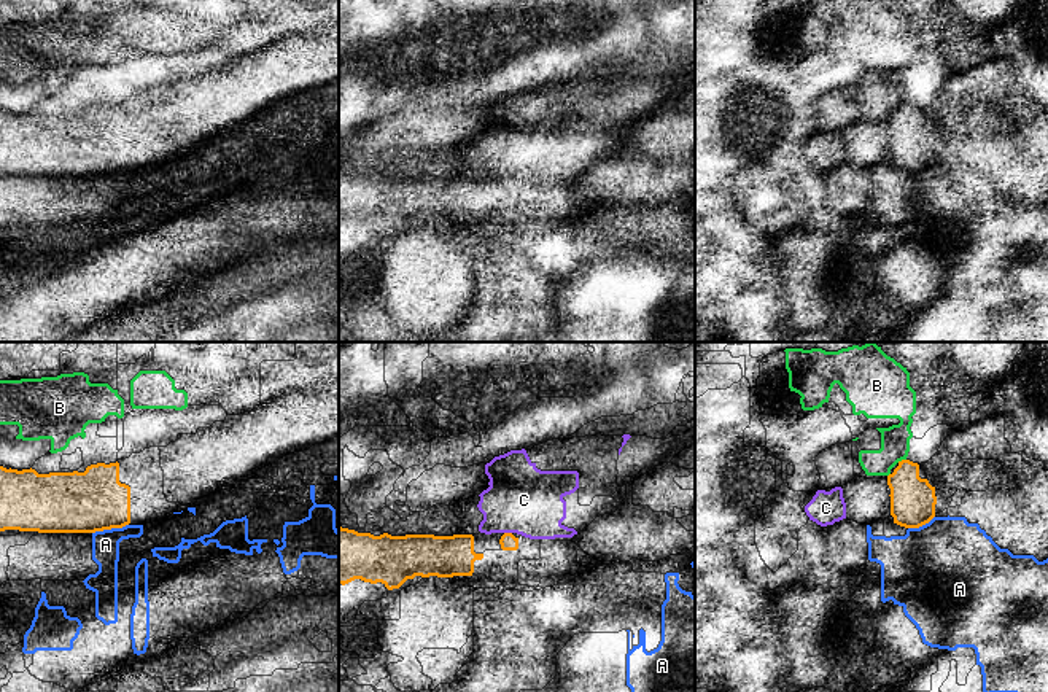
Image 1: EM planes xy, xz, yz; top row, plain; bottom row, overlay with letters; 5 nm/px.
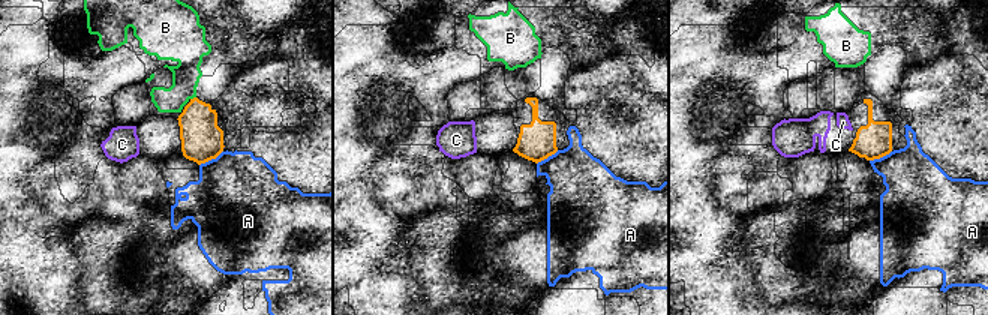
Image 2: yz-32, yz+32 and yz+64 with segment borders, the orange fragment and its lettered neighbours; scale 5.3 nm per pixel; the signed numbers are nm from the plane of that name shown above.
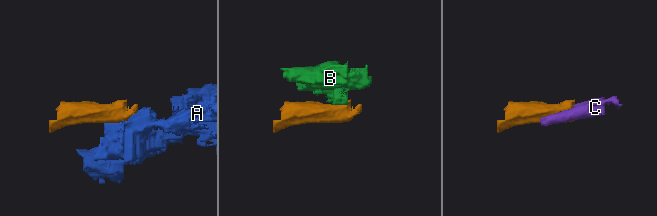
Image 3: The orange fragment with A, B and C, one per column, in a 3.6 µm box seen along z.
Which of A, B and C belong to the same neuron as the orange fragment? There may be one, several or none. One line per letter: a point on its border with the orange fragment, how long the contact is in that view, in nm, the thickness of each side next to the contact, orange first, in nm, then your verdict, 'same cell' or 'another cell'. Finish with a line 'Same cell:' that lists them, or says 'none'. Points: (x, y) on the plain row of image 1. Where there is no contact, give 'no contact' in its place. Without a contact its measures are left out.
A: xy (110, 172) | 190 nm | 320/140 nm | another cell
B: yz (902, 104) | 50 nm | 220/140 nm | another cell
C: xz (508, 177) | 40 nm | 90/340 nm | another cell
Same cell: none

